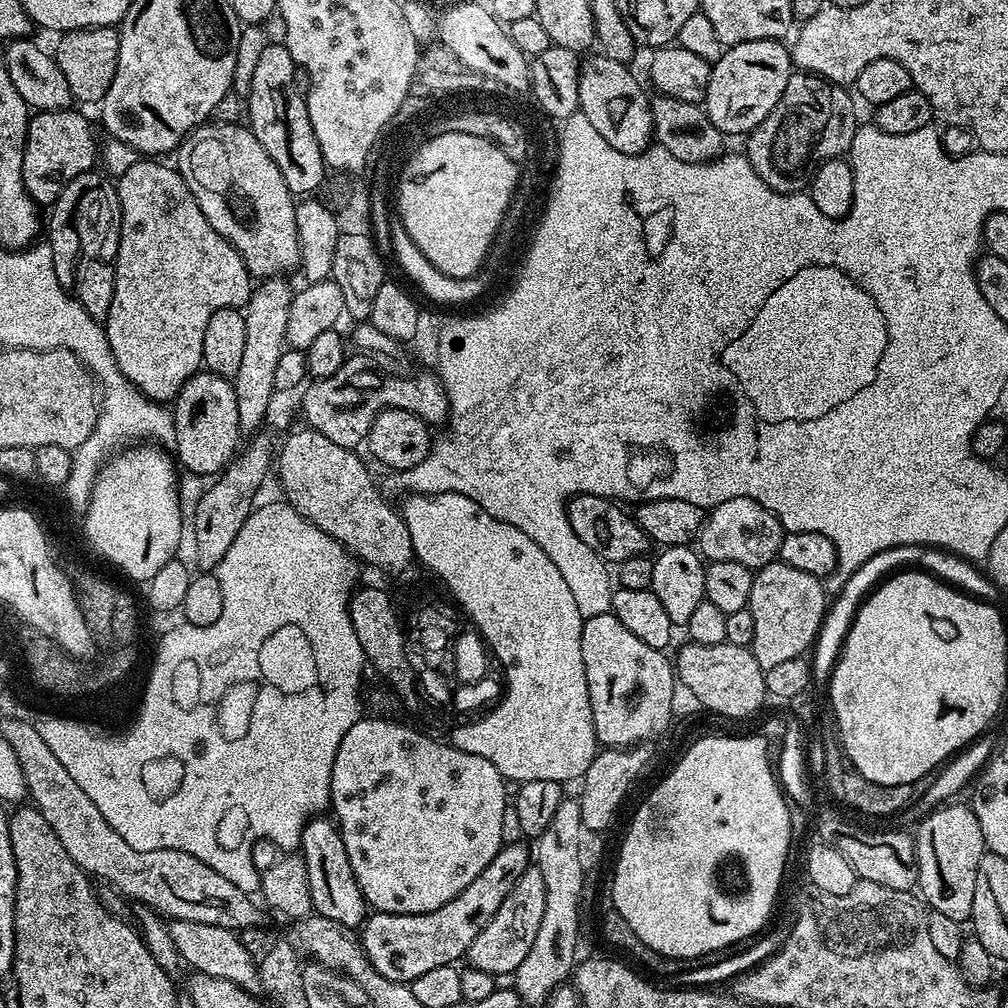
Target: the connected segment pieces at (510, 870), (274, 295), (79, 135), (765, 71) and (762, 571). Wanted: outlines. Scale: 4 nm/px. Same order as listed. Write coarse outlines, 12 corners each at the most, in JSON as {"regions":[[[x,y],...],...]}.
{"regions":[[[504,844],[458,898],[373,911],[358,939],[382,978],[411,985],[463,961],[530,867]],[[253,287],[233,378],[243,437],[266,421],[294,290]],[[75,107],[28,121],[22,182],[51,206],[98,164]],[[787,43],[731,45],[702,107],[723,134],[747,134],[794,71]],[[755,571],[750,649],[762,669],[803,655],[828,609],[821,577]]]}

